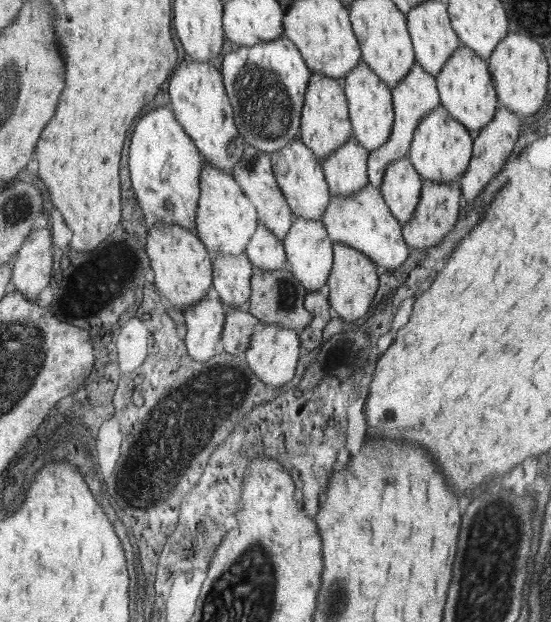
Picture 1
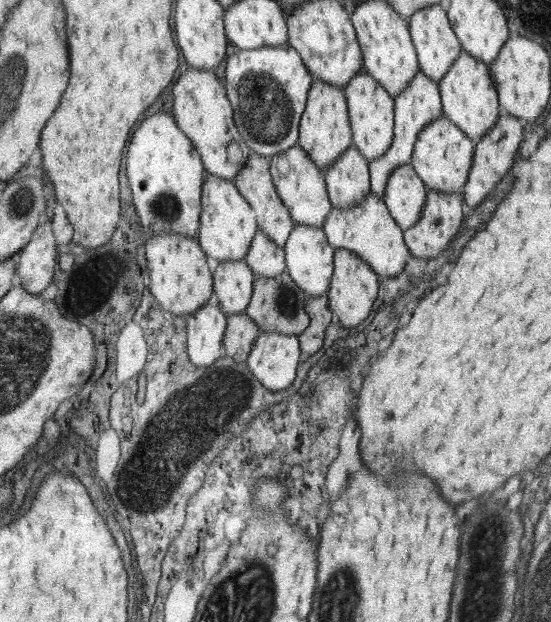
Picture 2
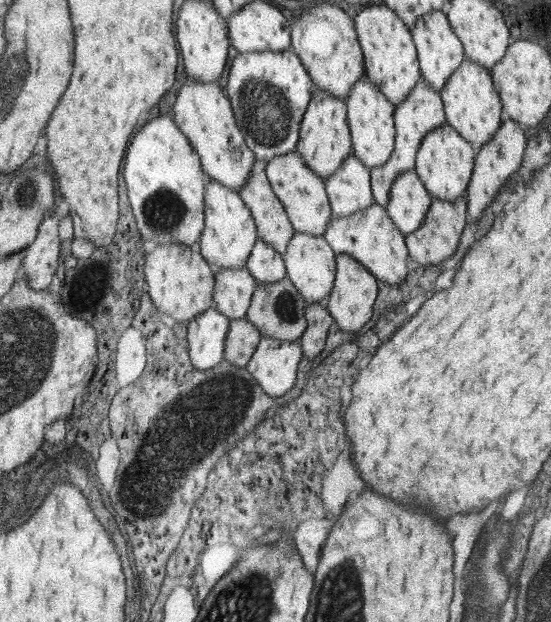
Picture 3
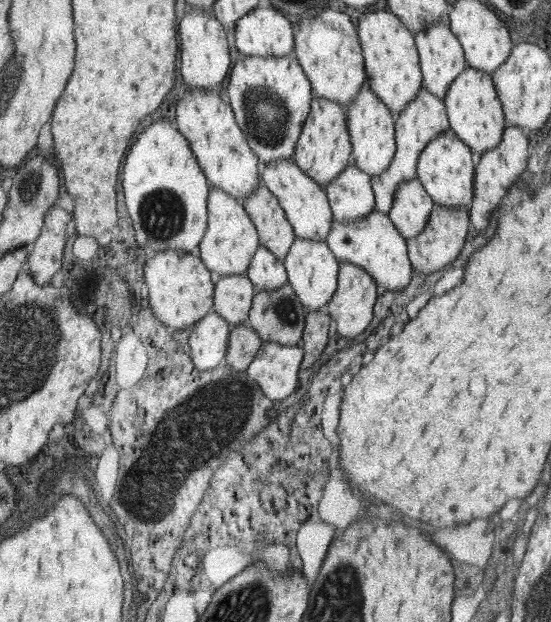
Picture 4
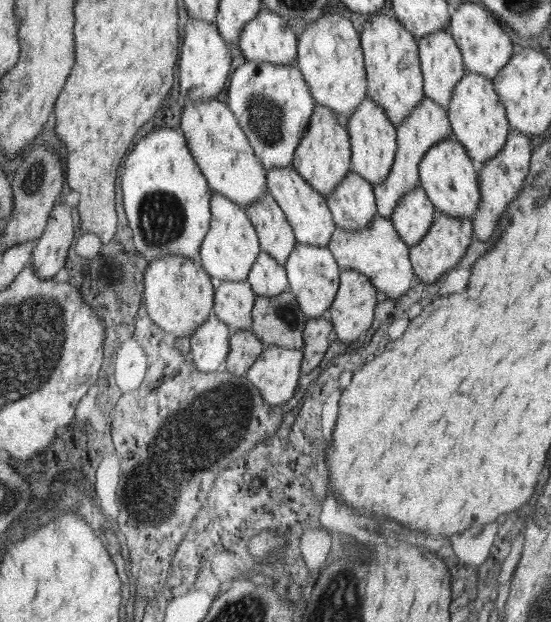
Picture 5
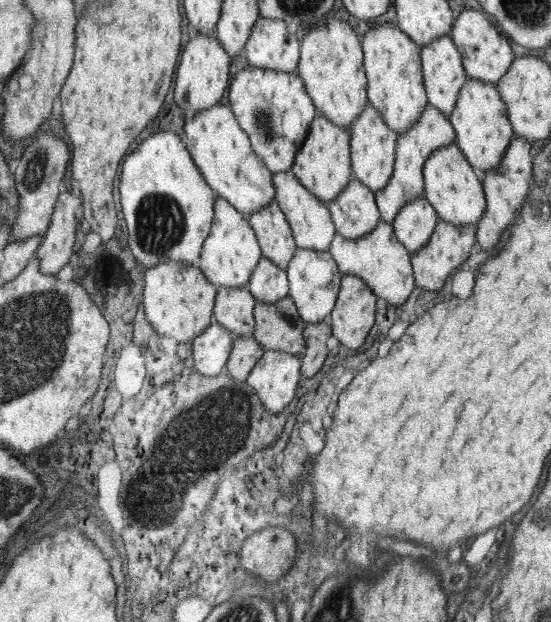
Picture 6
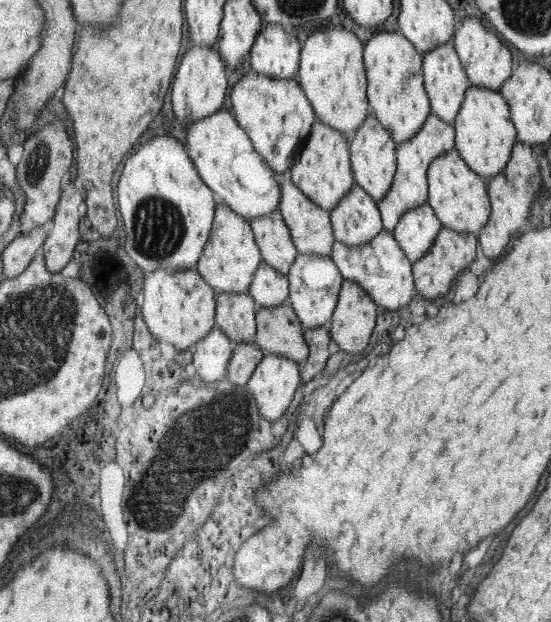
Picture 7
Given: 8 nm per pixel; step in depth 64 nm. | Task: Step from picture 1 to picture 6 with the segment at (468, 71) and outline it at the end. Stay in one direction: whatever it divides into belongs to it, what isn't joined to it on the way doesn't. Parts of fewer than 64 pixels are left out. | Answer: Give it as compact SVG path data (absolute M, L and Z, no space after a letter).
M468 77L461 94L458 95L457 106L450 115L450 122L456 129L456 145L465 153L469 163L482 172L486 172L502 162L502 157L506 154L506 147L512 141L512 126L508 122L506 107L496 85Z

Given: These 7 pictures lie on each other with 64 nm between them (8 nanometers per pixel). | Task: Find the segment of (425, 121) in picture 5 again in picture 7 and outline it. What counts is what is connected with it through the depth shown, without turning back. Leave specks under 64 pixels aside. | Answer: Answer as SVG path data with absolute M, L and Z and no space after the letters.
M430 112L422 130L414 135L414 138L397 145L397 170L394 175L393 186L388 194L378 201L378 208L381 209L384 228L391 232L397 227L398 219L405 216L406 211L420 205L424 205L429 198L428 174L430 163L438 156L453 150L456 146L456 129L452 124L446 123L434 113Z

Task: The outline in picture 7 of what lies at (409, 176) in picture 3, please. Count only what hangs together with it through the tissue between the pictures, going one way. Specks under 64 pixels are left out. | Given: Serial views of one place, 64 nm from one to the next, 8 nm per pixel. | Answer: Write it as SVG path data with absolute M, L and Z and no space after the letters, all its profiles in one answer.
M426 202L406 211L405 216L398 219L392 234L409 260L416 263L434 246L434 240L442 227L441 220Z

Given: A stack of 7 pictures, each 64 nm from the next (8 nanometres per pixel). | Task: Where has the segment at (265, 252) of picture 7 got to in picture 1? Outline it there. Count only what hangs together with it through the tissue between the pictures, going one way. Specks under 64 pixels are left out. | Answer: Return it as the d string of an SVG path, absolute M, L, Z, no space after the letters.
M248 142L245 143L245 146L245 150L242 151L242 158L238 159L238 163L234 165L234 180L241 185L244 194L250 198L250 202L256 207L260 223L270 228L279 240L283 240L288 235L296 216L294 216L293 209L290 208L288 200L286 200L285 193L282 192L281 185L277 183L276 176L274 176L272 156Z

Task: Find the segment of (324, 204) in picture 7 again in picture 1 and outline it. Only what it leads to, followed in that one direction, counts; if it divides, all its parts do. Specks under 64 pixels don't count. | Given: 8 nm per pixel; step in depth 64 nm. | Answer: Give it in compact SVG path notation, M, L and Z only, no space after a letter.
M312 71L309 88L305 94L305 106L302 107L301 139L314 151L318 160L322 161L332 155L342 143L346 143L350 136L350 121L348 120L348 107L346 97L342 90L342 83L334 77L328 77L324 73Z

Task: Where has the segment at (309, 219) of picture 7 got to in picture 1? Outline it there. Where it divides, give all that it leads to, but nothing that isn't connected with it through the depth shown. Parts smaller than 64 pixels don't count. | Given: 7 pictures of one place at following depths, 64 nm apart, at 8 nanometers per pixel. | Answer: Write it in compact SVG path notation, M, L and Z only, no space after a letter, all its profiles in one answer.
M298 132L298 139L294 139L294 142L288 143L279 151L274 151L271 156L274 176L276 176L277 183L281 185L294 216L322 220L331 197L329 183L325 179L324 165L318 160L318 156L314 155L314 151L306 147L306 143L301 139L301 132Z

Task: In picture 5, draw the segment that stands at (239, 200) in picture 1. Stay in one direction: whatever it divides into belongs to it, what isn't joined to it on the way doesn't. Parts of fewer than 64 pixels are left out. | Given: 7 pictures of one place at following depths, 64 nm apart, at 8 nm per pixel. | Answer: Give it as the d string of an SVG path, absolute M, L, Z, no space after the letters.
M214 193L210 208L213 212L213 220L209 232L200 245L197 261L210 276L215 278L216 282L248 280L254 262L257 262L257 257L262 252L260 238L255 232L252 221L244 208L222 193Z

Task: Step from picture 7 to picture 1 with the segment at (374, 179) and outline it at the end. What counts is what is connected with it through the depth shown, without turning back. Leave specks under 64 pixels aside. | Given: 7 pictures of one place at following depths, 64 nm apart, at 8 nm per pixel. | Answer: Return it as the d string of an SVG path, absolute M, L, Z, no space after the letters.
M364 61L348 72L341 81L349 97L350 120L353 121L354 139L360 141L368 152L382 147L390 138L396 113L393 110L393 94L390 87L368 67Z

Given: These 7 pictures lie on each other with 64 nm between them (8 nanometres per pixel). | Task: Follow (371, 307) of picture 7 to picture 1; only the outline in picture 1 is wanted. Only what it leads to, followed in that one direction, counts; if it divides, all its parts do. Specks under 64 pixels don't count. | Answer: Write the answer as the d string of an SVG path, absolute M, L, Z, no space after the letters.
M342 242L333 243L333 270L330 271L329 282L329 303L336 314L346 322L358 320L364 316L370 308L372 298L376 296L378 288L378 274L376 274L376 264L365 256L358 249L350 247Z

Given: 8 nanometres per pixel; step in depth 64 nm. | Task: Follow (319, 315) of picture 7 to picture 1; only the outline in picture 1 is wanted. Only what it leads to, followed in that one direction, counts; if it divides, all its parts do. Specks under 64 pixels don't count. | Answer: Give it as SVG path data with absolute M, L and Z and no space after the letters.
M295 217L292 227L283 241L288 265L298 281L307 288L307 291L317 292L327 286L330 271L333 270L333 240L331 240L323 221Z

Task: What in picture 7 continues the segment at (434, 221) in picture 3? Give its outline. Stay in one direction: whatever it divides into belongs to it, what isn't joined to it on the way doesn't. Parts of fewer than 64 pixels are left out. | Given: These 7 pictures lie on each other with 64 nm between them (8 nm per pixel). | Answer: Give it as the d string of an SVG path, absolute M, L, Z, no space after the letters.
M442 227L438 232L437 239L434 240L434 246L430 247L426 255L414 263L414 280L417 281L418 293L424 299L435 300L436 298L447 298L450 293L452 280L460 273L465 272L468 265L475 260L476 248L478 242L474 238L474 234L461 234L455 232L454 229Z

